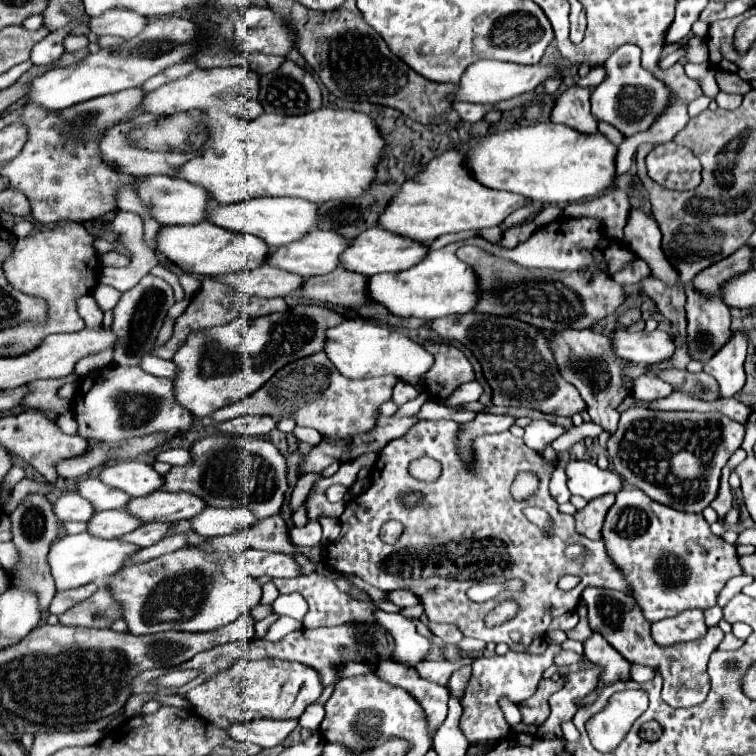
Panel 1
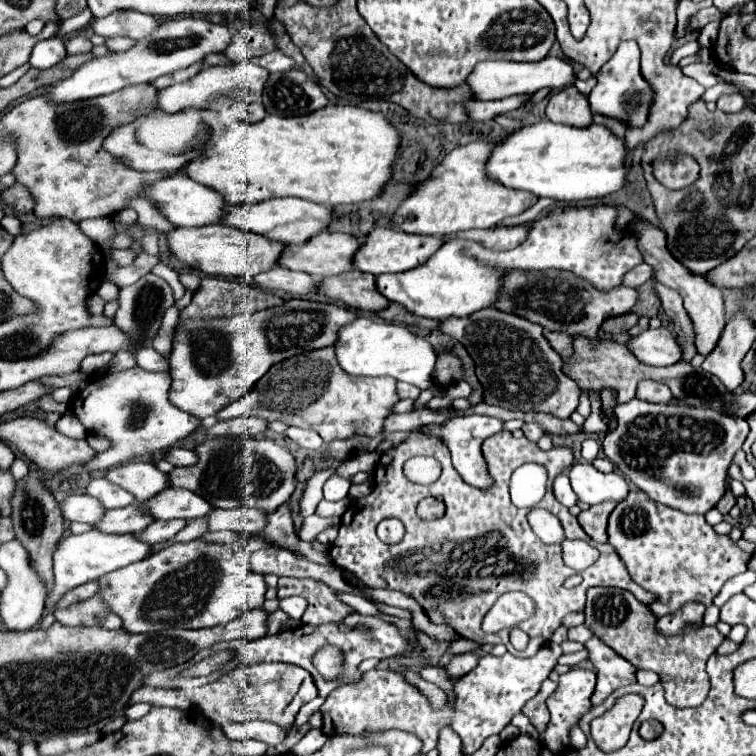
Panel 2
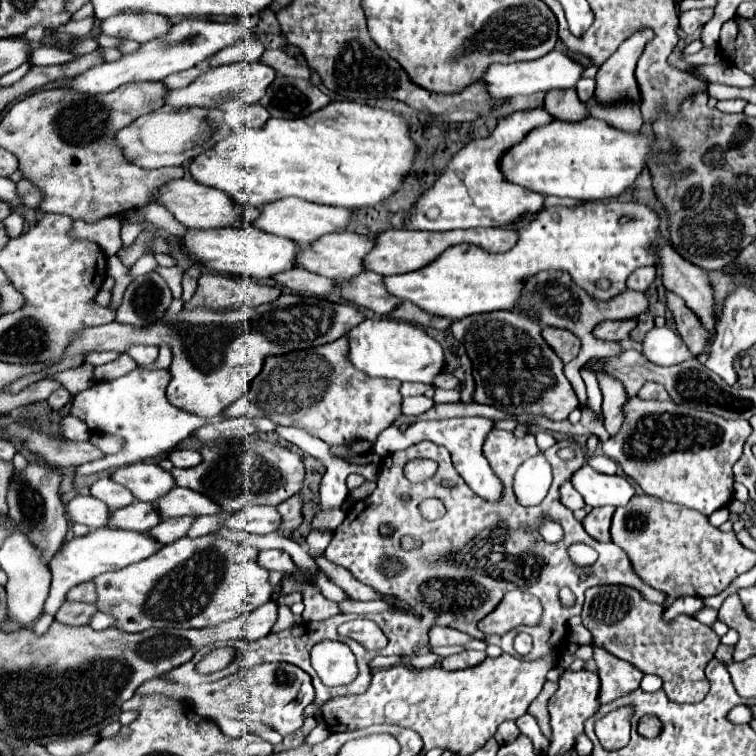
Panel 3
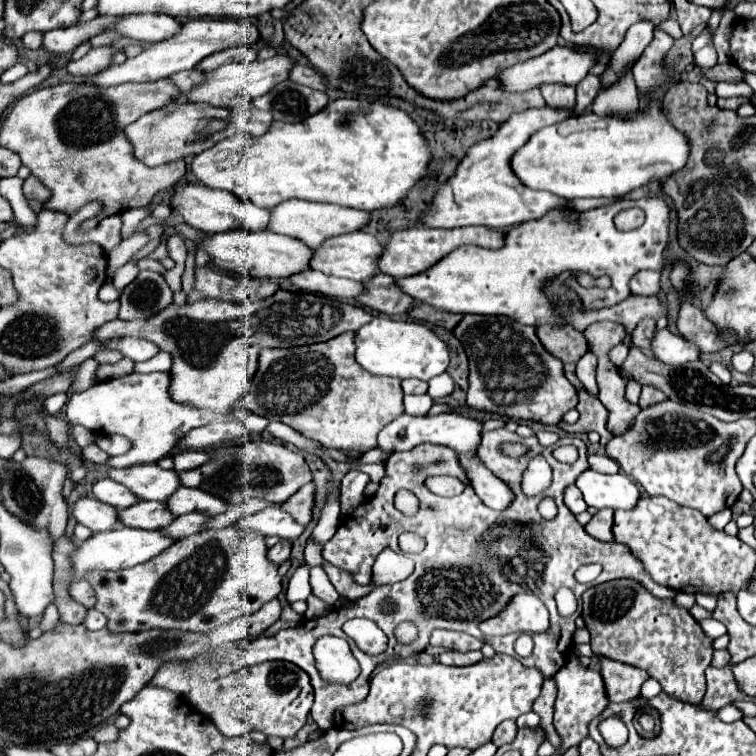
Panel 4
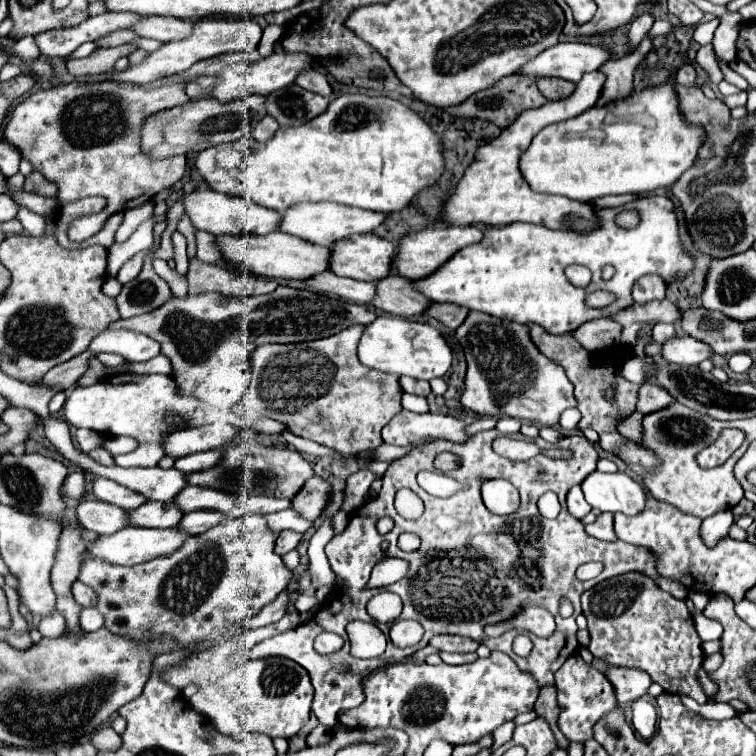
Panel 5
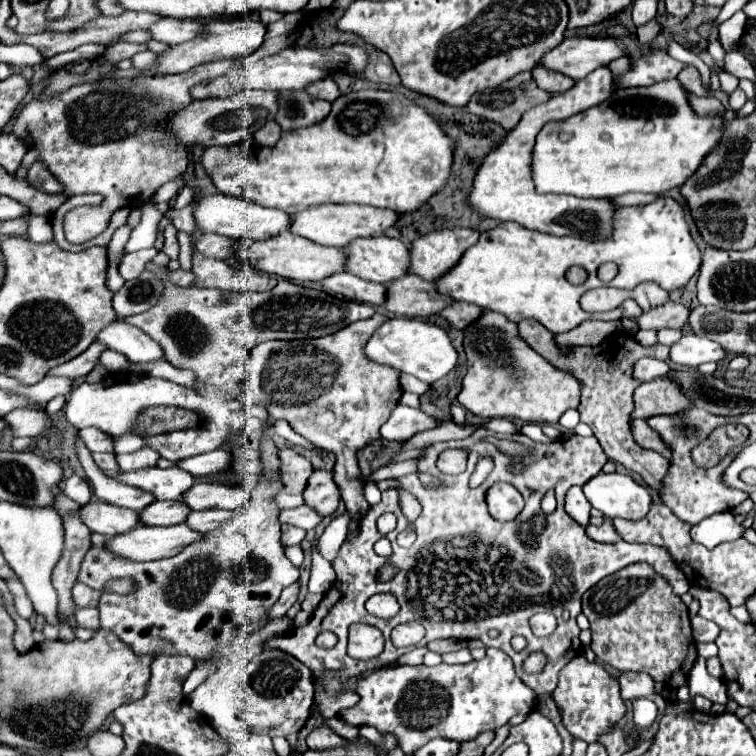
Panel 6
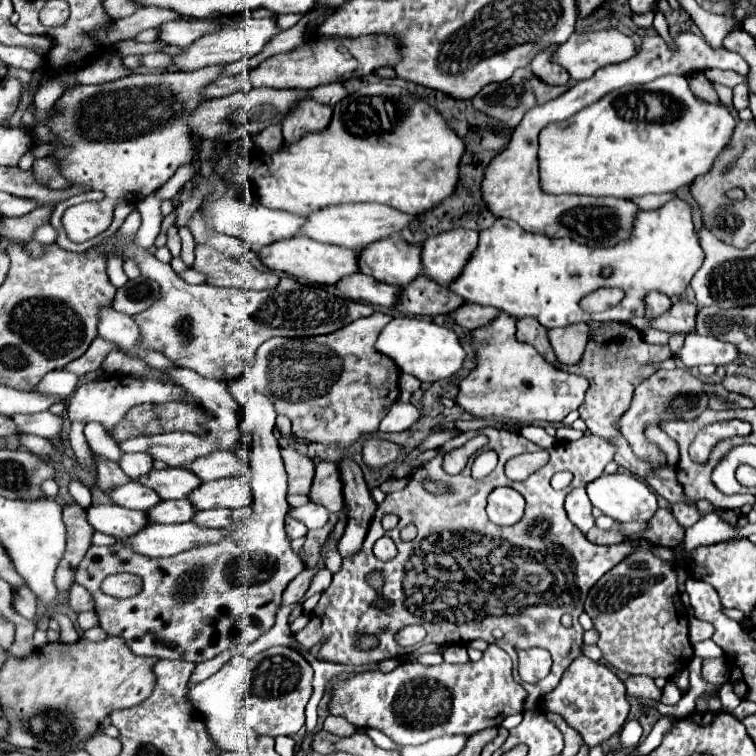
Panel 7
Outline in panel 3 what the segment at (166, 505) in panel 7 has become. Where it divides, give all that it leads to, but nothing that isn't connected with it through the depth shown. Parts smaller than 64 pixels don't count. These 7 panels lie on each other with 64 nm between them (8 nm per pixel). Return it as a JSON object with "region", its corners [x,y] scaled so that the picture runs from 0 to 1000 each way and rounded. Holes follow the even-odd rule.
{"region":[[[177,664],[167,672],[151,675],[146,680],[146,696],[161,701],[180,701],[180,704],[198,704],[206,693],[214,690],[212,677],[206,675],[204,664]]]}

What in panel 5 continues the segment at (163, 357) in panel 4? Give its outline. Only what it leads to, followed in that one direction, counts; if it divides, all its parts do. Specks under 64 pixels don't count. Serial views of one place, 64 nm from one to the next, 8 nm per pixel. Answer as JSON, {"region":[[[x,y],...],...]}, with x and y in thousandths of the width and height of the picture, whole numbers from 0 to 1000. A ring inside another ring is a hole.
{"region":[[[217,468],[201,474],[196,479],[188,479],[188,484],[172,484],[169,489],[177,492],[177,495],[217,495],[217,497],[228,497],[225,476]]]}

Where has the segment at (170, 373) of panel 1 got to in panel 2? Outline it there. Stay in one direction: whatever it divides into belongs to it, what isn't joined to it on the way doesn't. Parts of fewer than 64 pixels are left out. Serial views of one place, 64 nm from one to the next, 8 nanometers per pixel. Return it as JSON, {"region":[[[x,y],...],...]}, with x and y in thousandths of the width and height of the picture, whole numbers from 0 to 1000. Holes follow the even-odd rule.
{"region":[[[201,458],[183,460],[177,466],[177,471],[180,471],[183,484],[190,489],[201,489],[201,492],[220,492],[222,489],[222,476],[217,476]]]}

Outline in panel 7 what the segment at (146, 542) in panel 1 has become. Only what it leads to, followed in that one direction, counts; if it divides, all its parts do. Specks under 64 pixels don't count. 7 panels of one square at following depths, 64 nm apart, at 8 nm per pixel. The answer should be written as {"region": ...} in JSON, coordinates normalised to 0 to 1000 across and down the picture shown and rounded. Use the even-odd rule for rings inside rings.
{"region":[[[265,675],[259,677],[257,690],[270,698],[302,698],[310,693],[310,675]]]}

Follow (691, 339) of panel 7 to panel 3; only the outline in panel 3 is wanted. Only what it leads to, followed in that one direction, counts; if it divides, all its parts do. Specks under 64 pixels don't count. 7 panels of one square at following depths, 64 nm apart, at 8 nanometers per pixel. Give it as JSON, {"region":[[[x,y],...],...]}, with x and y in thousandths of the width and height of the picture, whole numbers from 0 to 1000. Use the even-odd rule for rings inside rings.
{"region":[[[881,431],[860,437],[849,452],[849,460],[852,471],[857,471],[857,476],[873,484],[889,484],[915,474],[915,466],[902,452],[902,447]]]}

